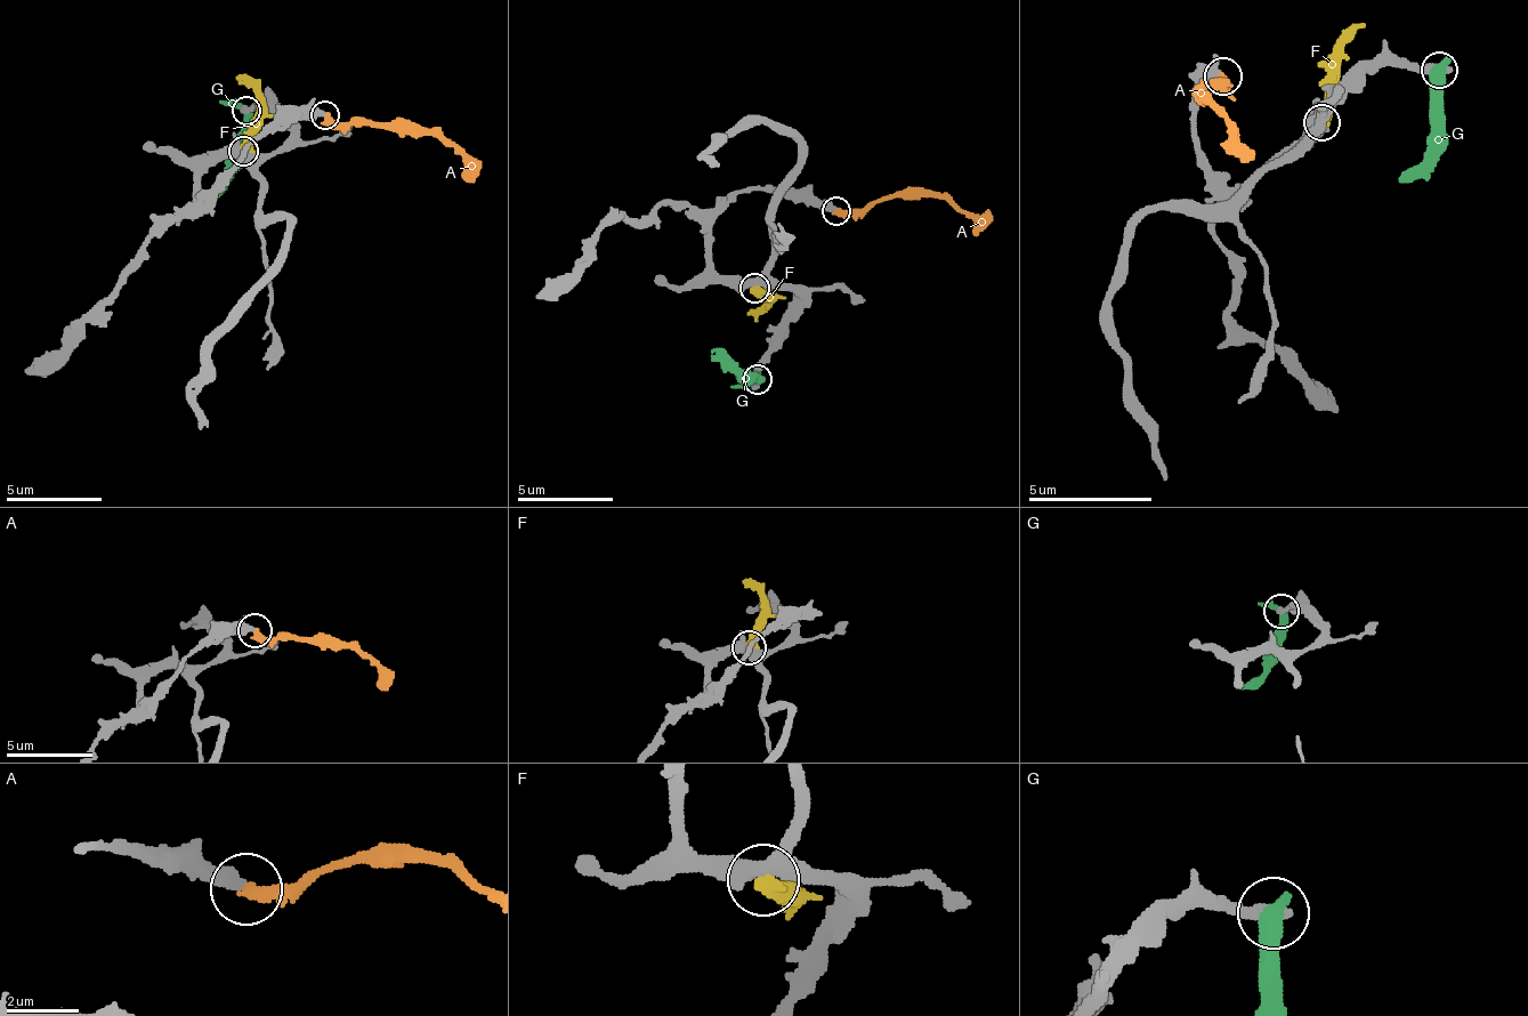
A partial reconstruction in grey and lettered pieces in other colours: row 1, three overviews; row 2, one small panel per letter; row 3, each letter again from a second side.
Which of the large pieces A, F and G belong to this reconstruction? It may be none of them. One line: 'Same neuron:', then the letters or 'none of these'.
Same neuron: A

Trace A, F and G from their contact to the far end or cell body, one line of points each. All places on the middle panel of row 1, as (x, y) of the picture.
A: (835, 210), (868, 210), (897, 195), (945, 195), (984, 230)
F: (753, 287), (768, 301), (753, 321)
G: (758, 378), (744, 378), (710, 349)

